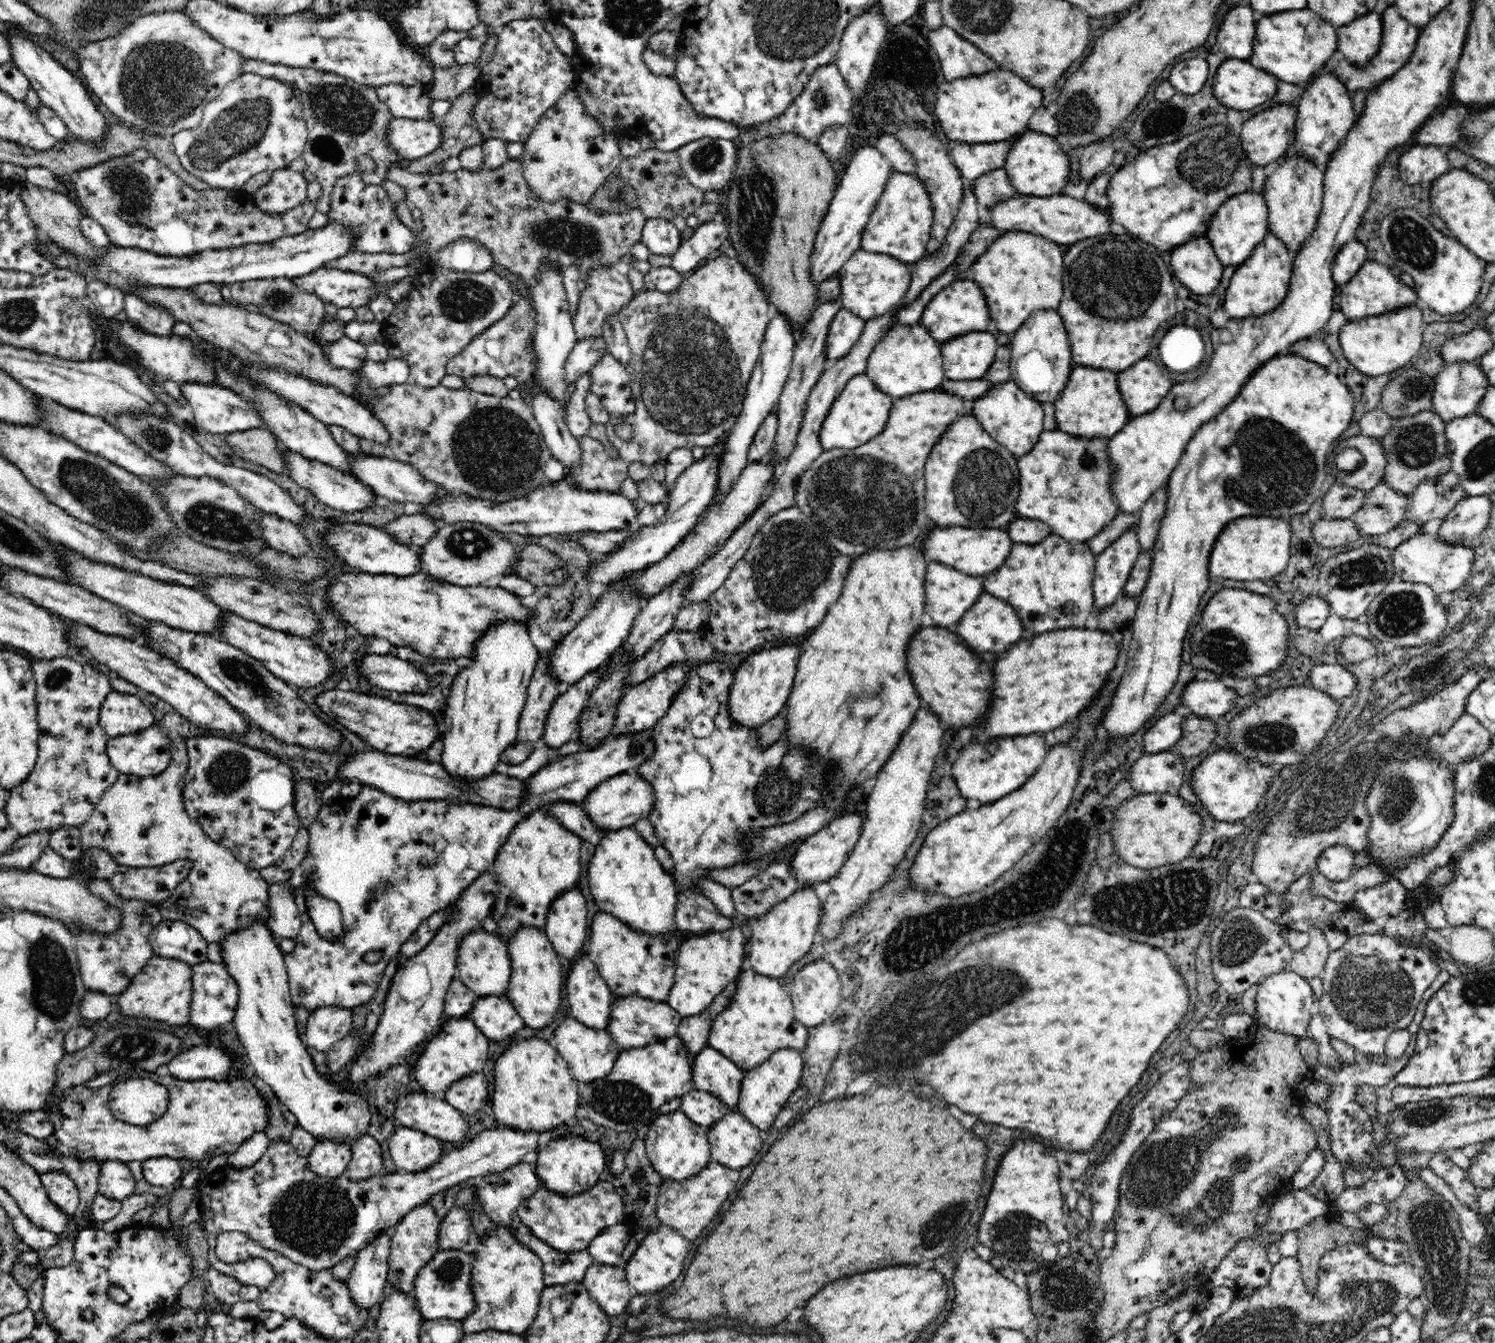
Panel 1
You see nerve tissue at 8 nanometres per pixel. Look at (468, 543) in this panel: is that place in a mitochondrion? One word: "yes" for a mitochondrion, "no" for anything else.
yes

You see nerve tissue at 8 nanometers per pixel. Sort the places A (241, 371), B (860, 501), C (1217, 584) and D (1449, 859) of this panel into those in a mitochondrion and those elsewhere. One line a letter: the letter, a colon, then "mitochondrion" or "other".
A: other
B: mitochondrion
C: other
D: other

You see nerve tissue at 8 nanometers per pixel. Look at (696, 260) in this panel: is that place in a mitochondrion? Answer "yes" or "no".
no

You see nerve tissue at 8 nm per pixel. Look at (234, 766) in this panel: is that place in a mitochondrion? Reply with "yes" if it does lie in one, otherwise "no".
yes

